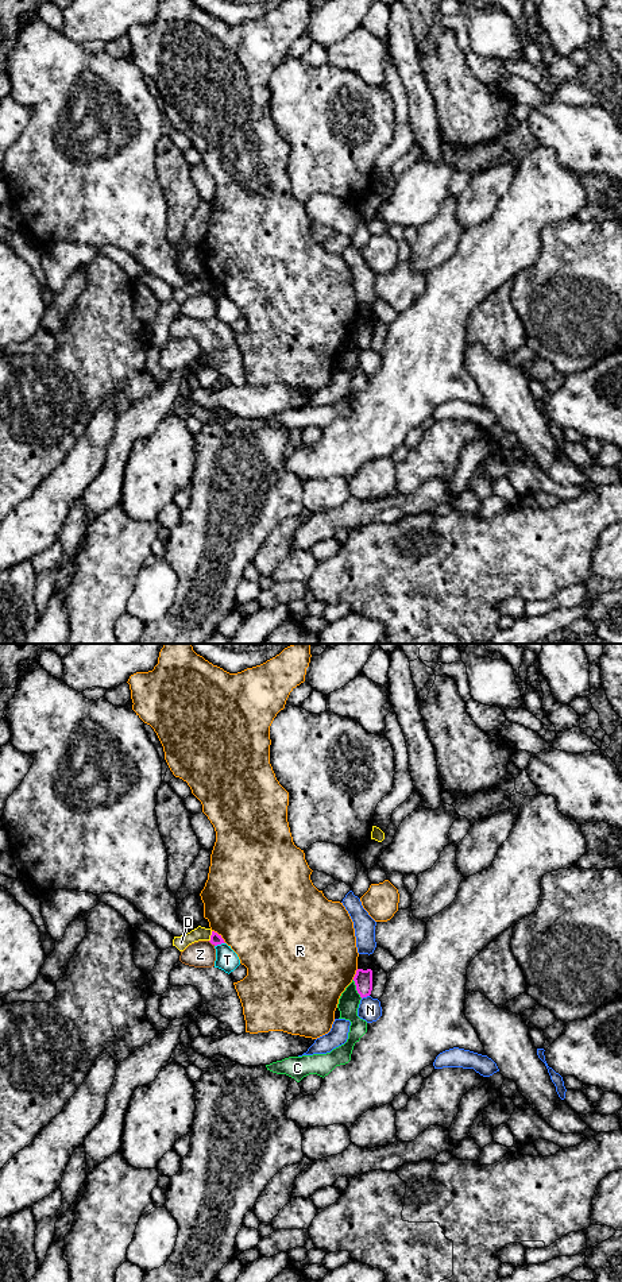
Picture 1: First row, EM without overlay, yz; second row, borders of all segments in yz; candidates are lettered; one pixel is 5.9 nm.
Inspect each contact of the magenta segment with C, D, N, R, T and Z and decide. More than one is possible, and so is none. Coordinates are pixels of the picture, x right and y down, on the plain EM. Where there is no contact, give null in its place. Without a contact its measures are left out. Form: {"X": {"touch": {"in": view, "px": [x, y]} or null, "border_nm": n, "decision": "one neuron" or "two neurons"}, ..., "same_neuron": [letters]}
{"C": {"touch": {"in": "yz", "px": [356, 342]}, "border_nm": 130, "decision": "two neurons"}, "D": {"touch": {"in": "yz", "px": [211, 289]}, "border_nm": 70, "decision": "two neurons"}, "N": {"touch": {"in": "yz", "px": [364, 348]}, "border_nm": 50, "decision": "two neurons"}, "R": {"touch": {"in": "yz", "px": [219, 288]}, "border_nm": 120, "decision": "two neurons"}, "T": {"touch": {"in": "yz", "px": [219, 296]}, "border_nm": 70, "decision": "two neurons"}, "Z": {"touch": {"in": "yz", "px": [212, 296]}, "border_nm": 50, "decision": "two neurons"}, "same_neuron": []}

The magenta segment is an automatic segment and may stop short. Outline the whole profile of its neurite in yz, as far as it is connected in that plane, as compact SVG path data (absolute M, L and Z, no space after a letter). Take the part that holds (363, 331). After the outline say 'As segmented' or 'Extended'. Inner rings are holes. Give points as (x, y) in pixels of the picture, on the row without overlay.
M358 321L356 327L354 329L356 343L360 347L360 350L367 350L371 347L372 343L372 323L367 321Z. As segmented

